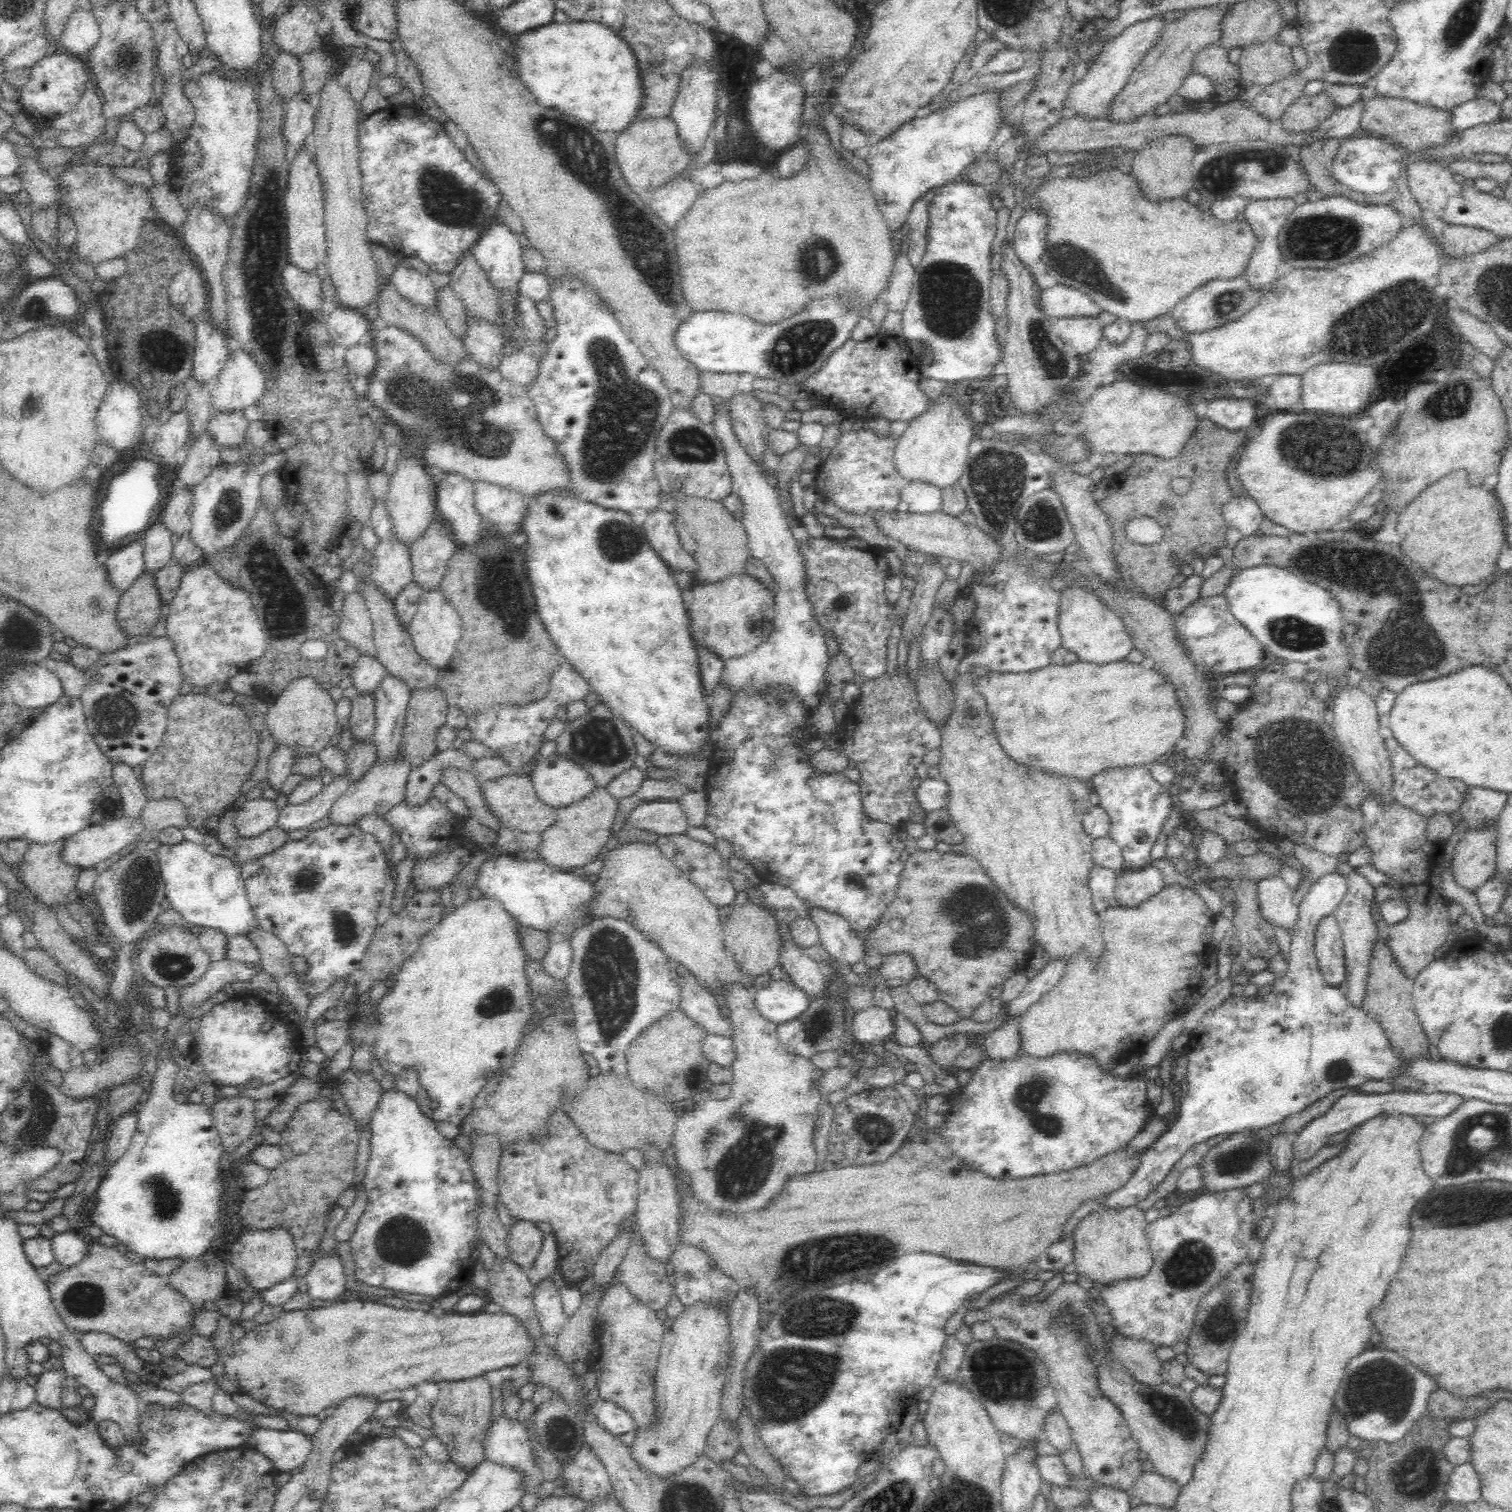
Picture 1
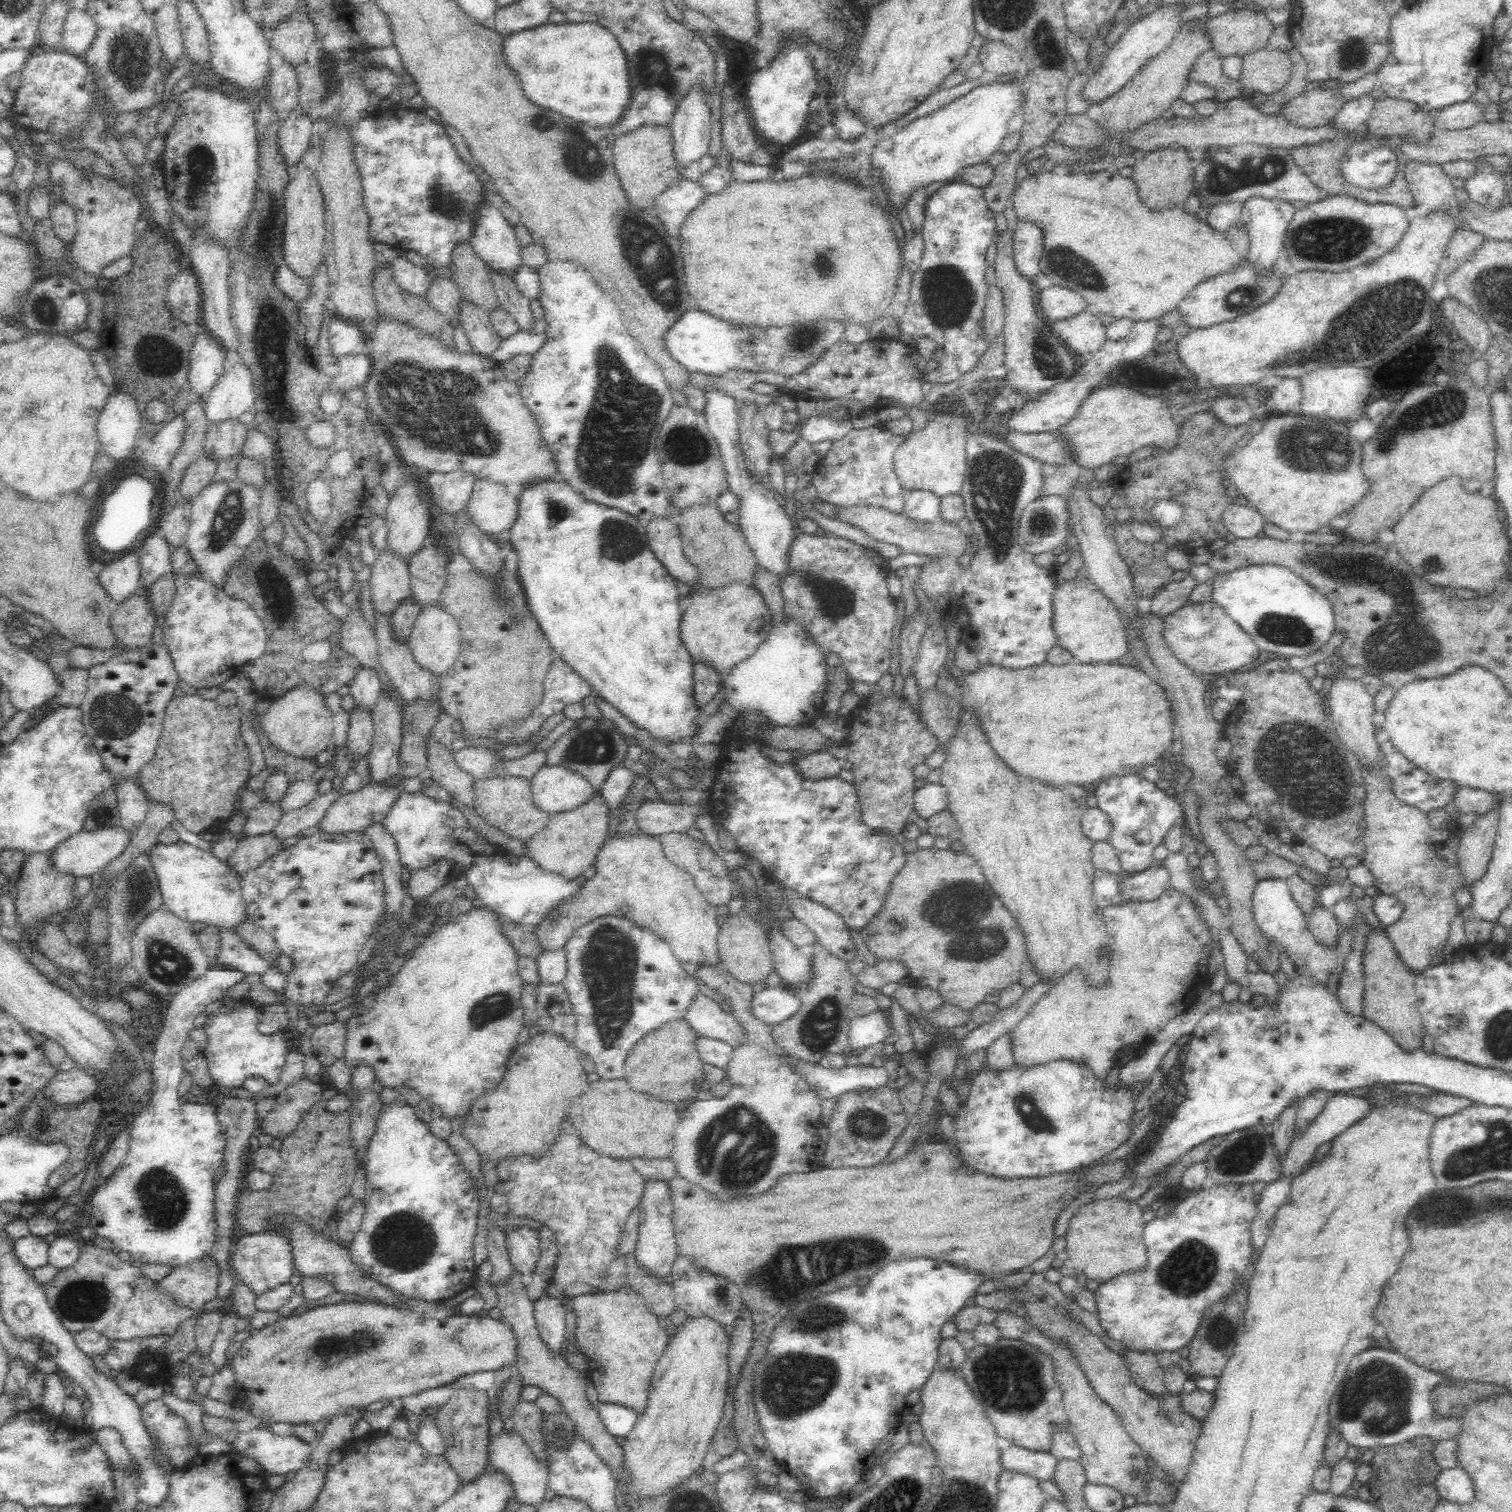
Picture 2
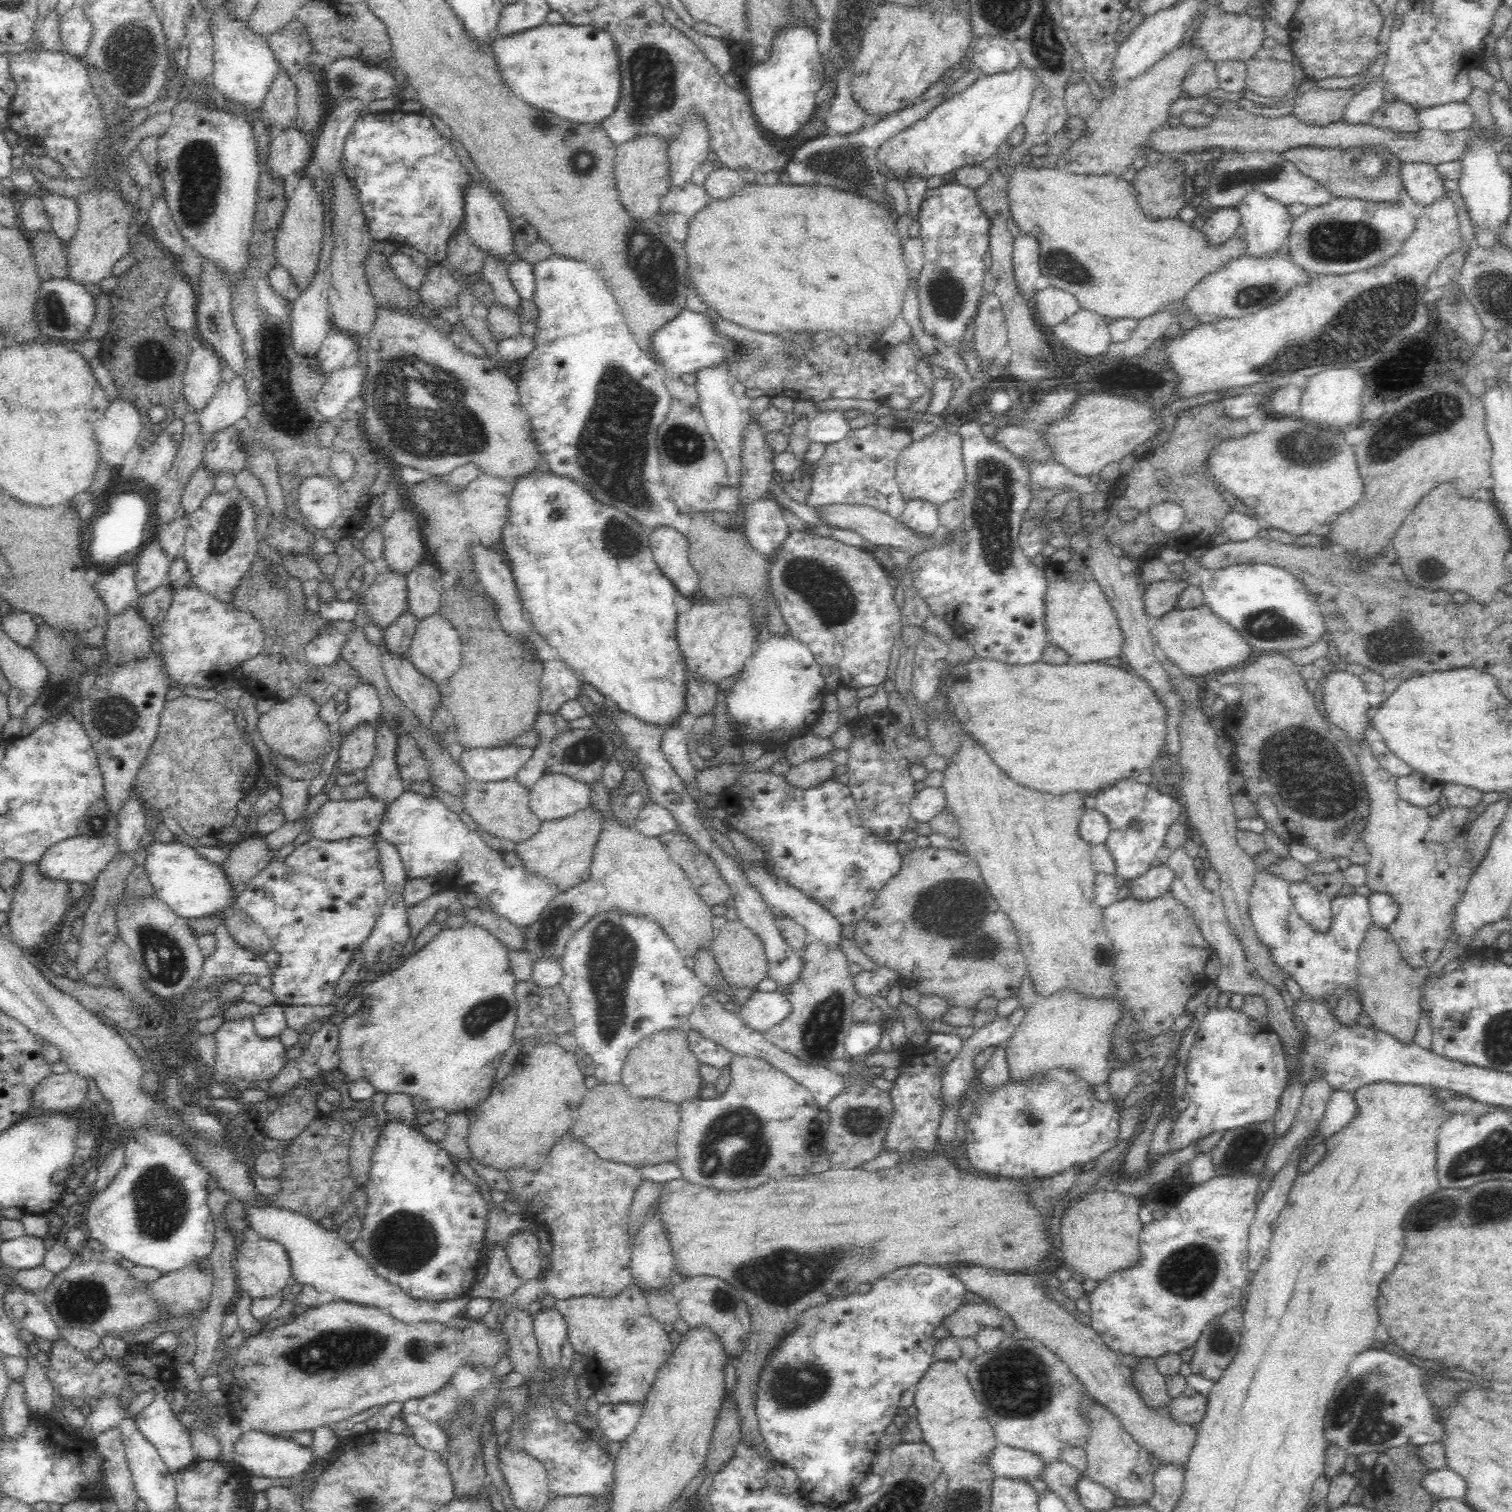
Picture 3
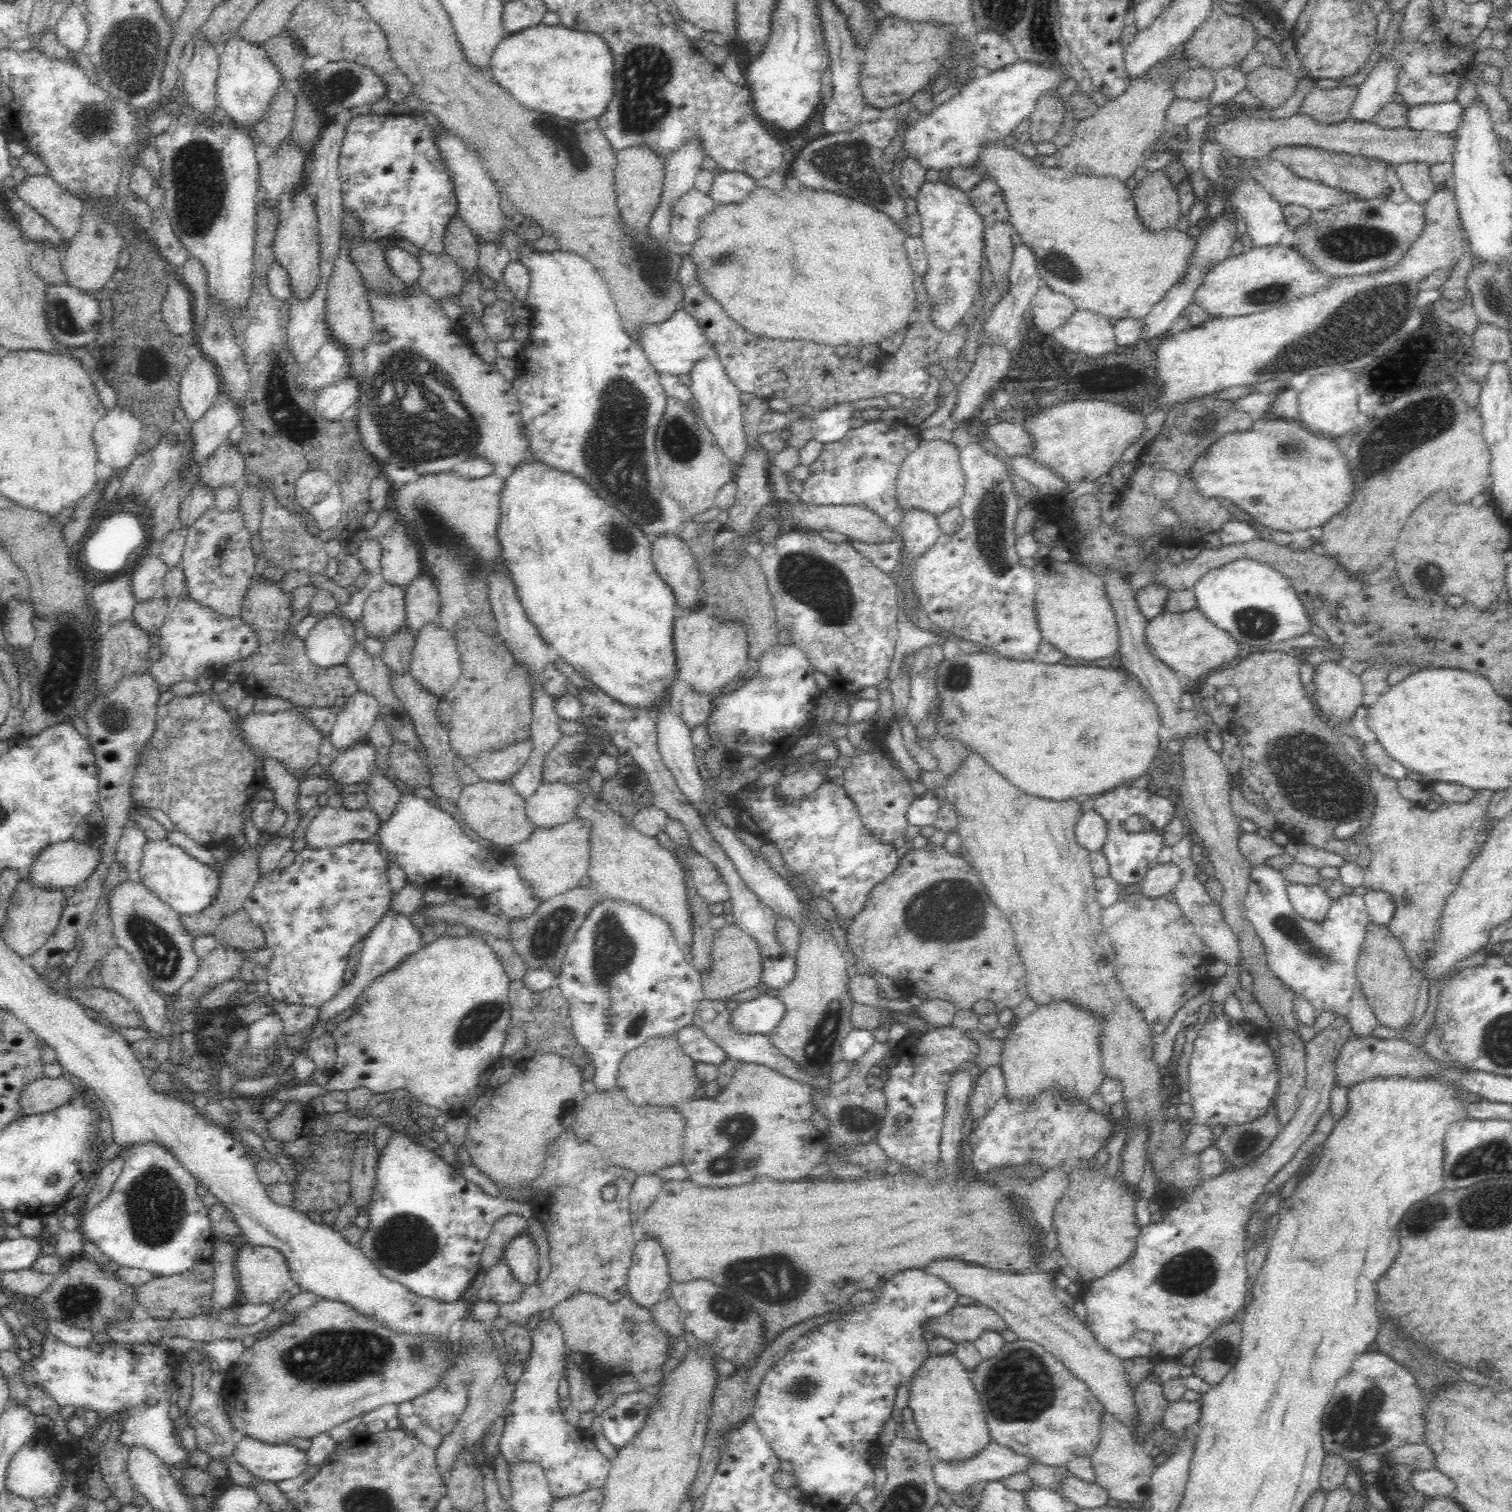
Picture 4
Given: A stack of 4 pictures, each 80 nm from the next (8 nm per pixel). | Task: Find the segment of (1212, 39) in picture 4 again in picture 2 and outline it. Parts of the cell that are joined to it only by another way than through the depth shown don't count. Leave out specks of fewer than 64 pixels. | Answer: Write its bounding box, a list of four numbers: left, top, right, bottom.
[1208,8,1274,56]

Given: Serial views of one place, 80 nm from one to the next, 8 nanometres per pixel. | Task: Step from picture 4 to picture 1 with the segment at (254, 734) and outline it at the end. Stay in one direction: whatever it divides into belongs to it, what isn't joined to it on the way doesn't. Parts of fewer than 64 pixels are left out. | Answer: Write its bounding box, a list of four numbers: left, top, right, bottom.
[265,675,338,754]

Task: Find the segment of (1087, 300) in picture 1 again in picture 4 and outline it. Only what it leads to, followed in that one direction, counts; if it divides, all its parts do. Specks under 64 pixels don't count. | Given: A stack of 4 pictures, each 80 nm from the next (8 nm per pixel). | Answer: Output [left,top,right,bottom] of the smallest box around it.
[1030,284,1076,336]

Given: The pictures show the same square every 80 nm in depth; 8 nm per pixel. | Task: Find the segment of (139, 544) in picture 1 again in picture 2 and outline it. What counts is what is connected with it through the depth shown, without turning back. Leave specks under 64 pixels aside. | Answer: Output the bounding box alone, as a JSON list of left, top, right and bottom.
[99,550,140,604]

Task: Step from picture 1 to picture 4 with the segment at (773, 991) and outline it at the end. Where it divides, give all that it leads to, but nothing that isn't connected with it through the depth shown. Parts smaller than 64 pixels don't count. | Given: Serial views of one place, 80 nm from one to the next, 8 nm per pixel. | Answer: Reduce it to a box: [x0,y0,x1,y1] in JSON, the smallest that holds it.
[731,994,786,1035]

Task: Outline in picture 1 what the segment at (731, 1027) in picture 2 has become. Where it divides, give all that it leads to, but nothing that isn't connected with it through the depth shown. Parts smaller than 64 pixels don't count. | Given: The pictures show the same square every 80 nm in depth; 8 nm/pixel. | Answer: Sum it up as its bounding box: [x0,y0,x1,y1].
[676,972,731,1035]

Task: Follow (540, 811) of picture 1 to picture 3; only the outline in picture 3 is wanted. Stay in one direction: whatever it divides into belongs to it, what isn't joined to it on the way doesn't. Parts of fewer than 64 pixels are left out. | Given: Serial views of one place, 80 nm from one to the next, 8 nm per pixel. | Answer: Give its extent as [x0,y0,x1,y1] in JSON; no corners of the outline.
[461,777,543,844]

